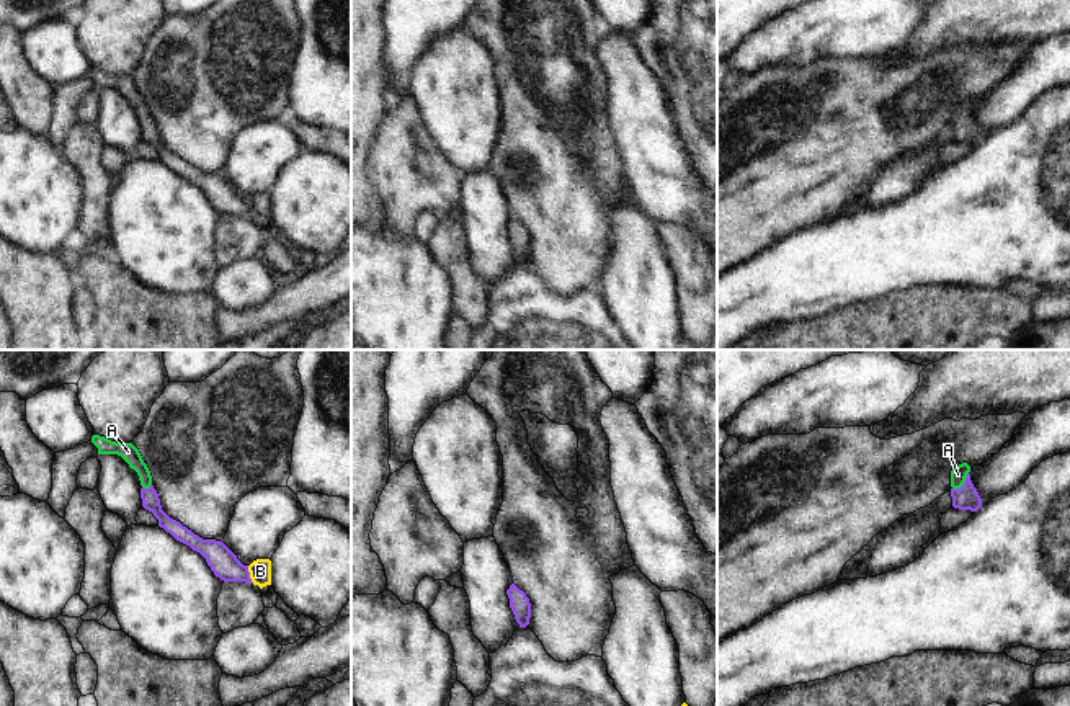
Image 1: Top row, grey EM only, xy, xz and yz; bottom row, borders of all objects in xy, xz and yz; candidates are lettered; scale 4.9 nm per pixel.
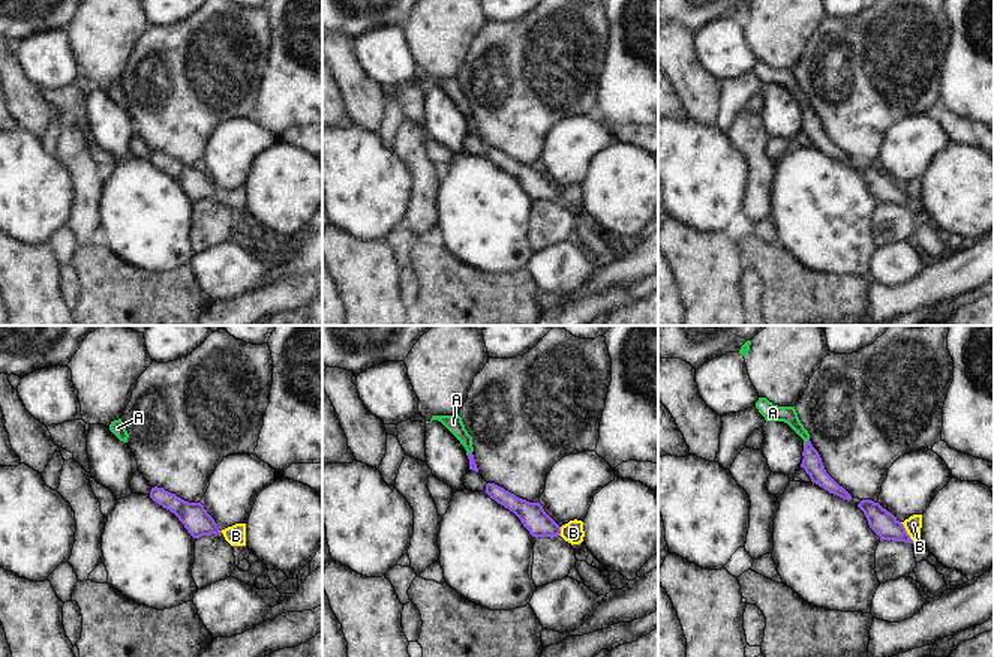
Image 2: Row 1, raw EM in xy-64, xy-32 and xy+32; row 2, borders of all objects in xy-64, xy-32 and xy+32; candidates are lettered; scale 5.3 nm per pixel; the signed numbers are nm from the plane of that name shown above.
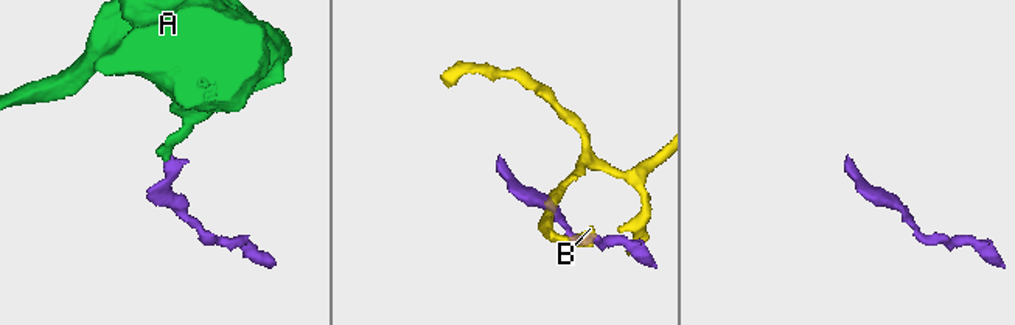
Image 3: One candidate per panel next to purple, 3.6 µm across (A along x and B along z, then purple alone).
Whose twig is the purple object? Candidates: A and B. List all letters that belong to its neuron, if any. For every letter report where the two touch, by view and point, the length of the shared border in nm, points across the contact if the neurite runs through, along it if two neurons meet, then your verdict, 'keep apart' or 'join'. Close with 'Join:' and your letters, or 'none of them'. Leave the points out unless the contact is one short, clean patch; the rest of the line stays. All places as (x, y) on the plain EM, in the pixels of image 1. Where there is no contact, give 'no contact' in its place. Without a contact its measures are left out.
A: contact yz (964, 118); length 120 nm; way yz (966, 131), (964, 118), (958, 108); join
B: contact xy (249, 208); length 90 nm; border xy (247, 200), (249, 211), (254, 216); keep apart
Join: A

